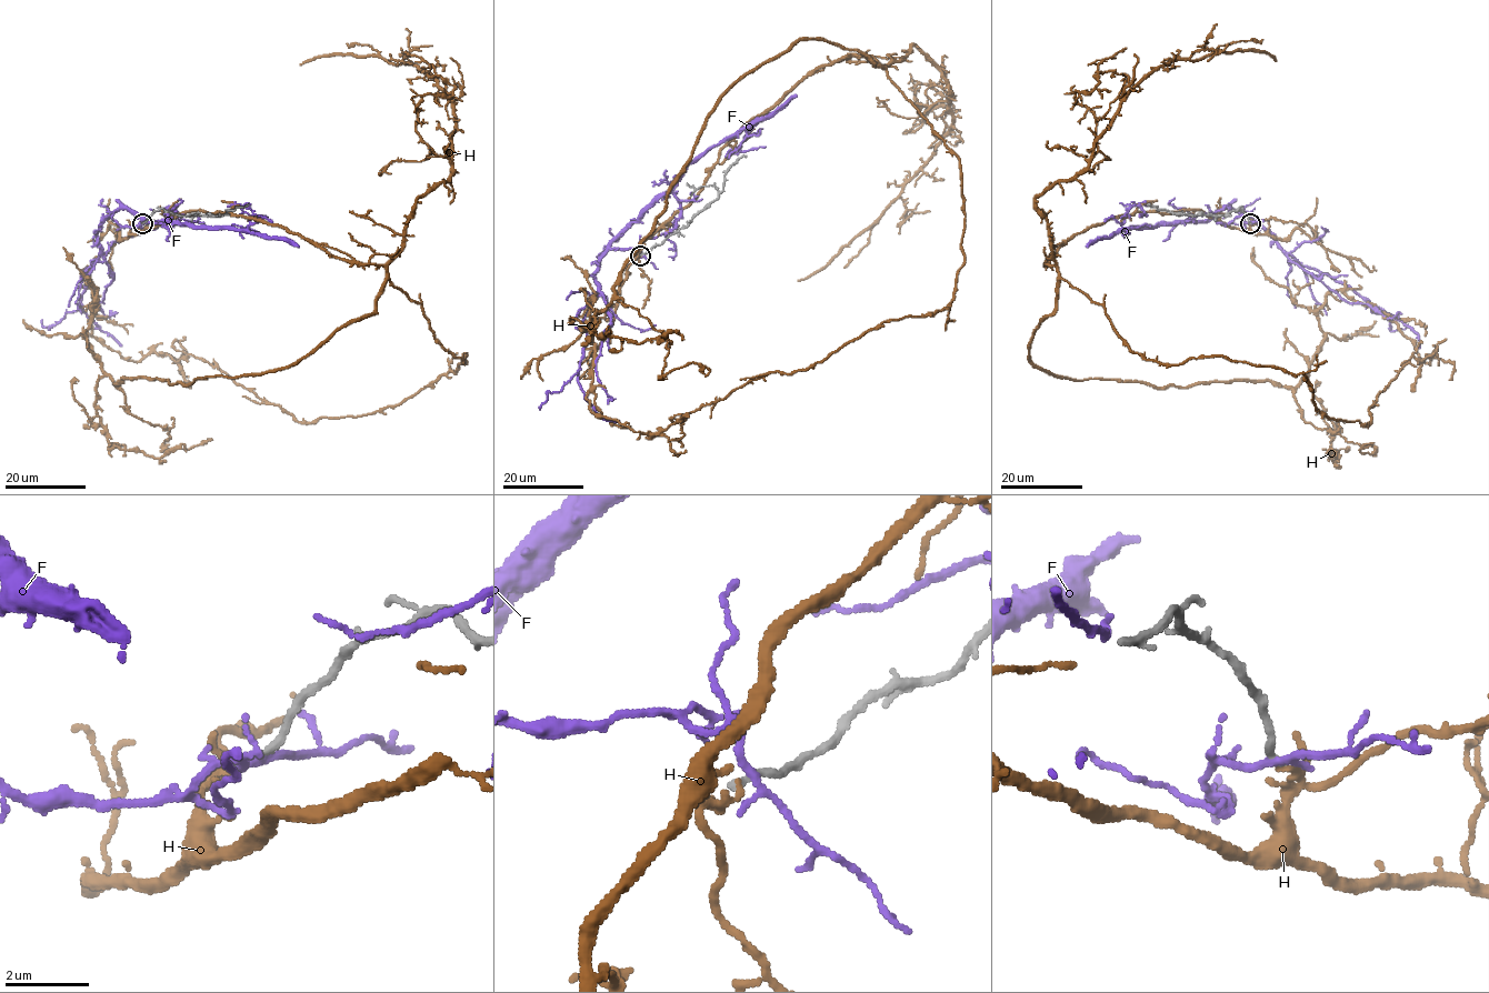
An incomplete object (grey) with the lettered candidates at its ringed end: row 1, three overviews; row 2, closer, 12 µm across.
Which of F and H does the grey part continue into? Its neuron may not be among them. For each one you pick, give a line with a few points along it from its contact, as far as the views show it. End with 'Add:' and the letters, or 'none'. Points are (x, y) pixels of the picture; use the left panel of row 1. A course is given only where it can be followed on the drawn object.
Add: none

